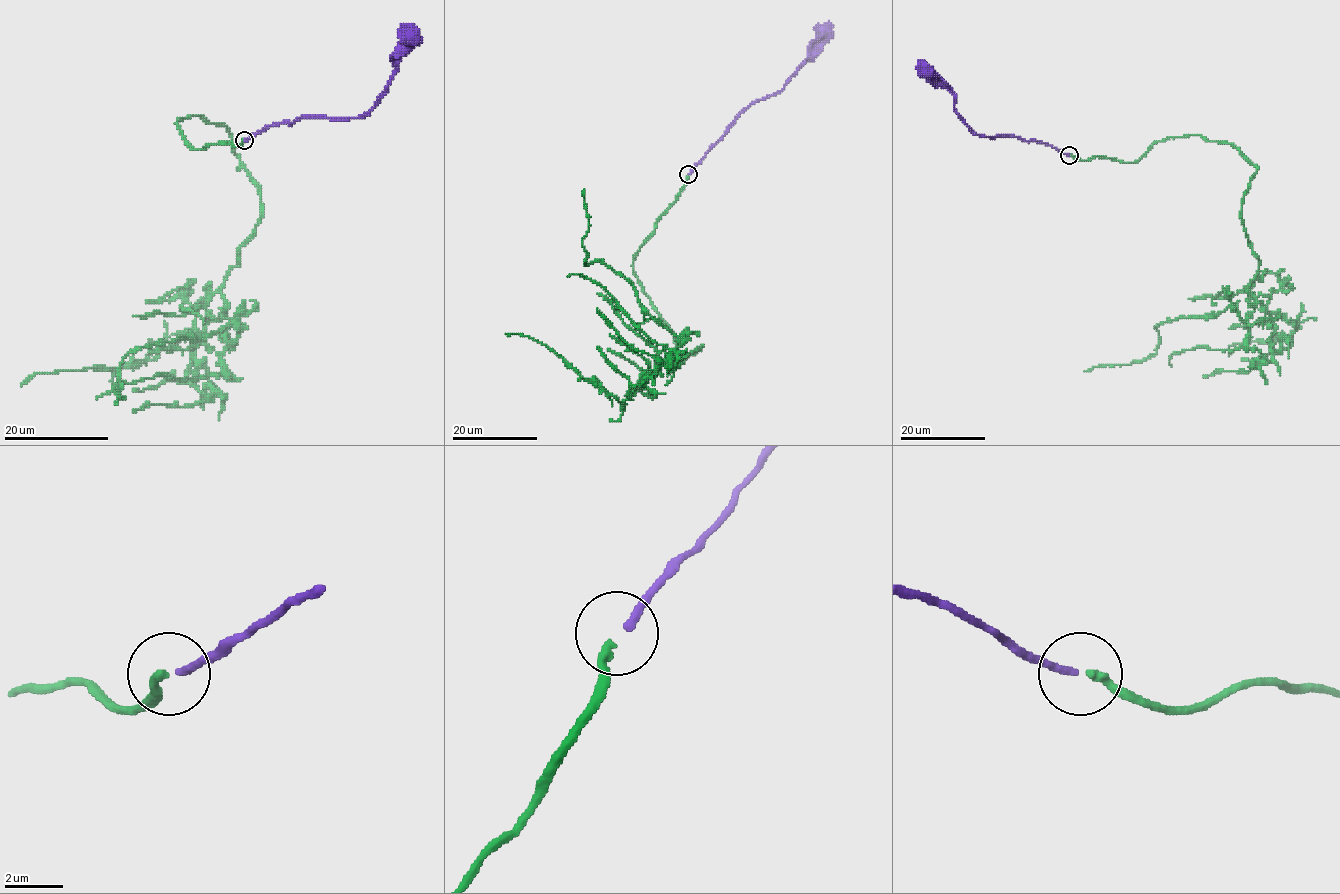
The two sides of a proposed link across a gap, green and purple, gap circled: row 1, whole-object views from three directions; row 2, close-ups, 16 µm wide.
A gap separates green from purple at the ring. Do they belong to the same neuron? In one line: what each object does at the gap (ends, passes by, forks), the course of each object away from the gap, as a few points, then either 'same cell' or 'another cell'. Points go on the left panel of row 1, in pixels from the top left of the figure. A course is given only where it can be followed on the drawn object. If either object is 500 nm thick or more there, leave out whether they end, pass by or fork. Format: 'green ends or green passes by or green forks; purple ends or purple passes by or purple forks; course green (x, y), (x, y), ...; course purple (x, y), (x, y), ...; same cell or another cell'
green ends; purple ends; course green (244, 141), (193, 148), (176, 122), (222, 124), (258, 187), (221, 290), (237, 336), (133, 351), (116, 405); course purple (245, 141), (273, 125), (304, 117), (362, 117), (388, 86), (395, 69), (395, 51), (401, 38), (408, 36); same cell

